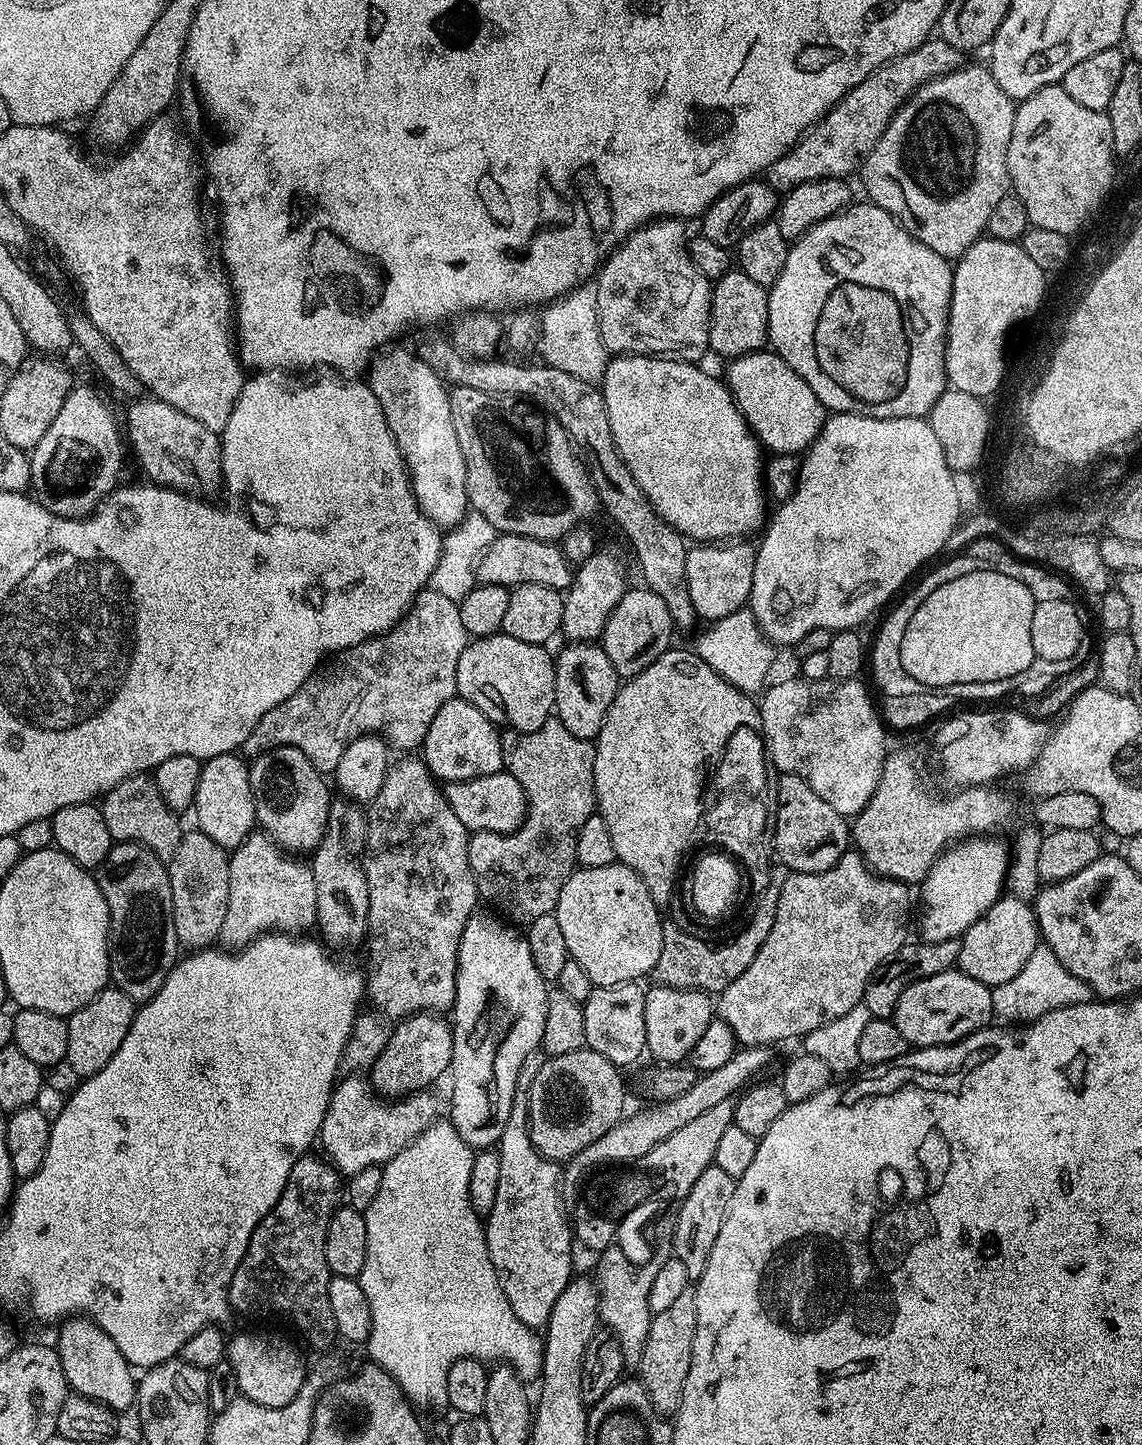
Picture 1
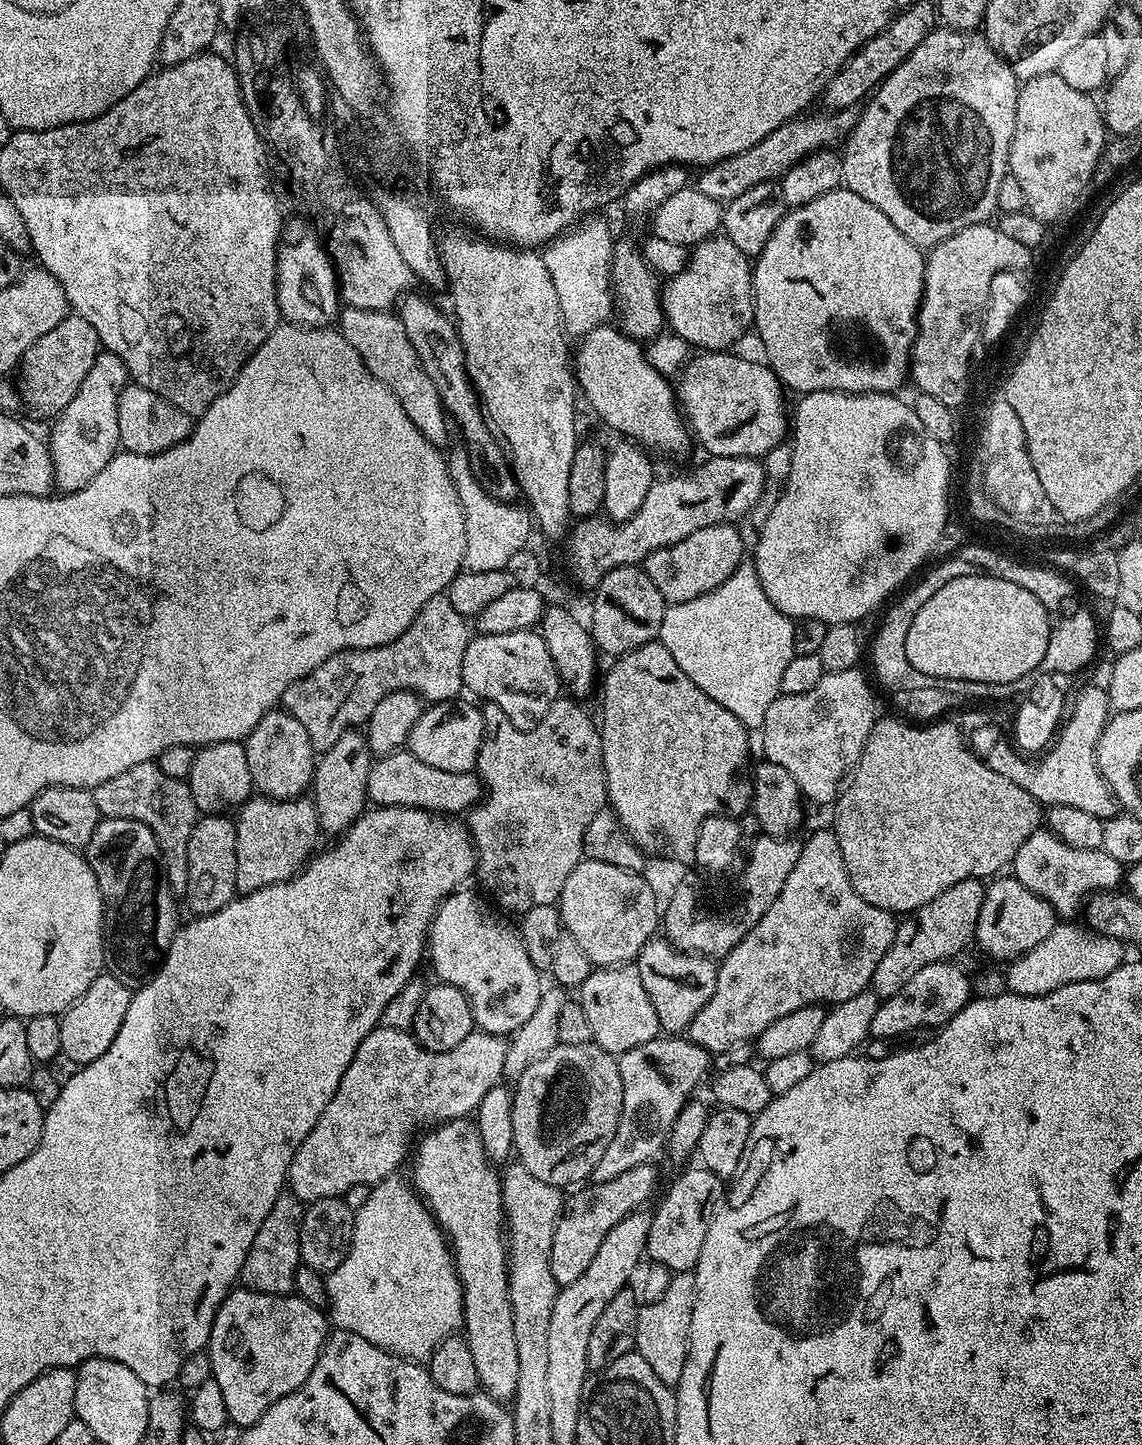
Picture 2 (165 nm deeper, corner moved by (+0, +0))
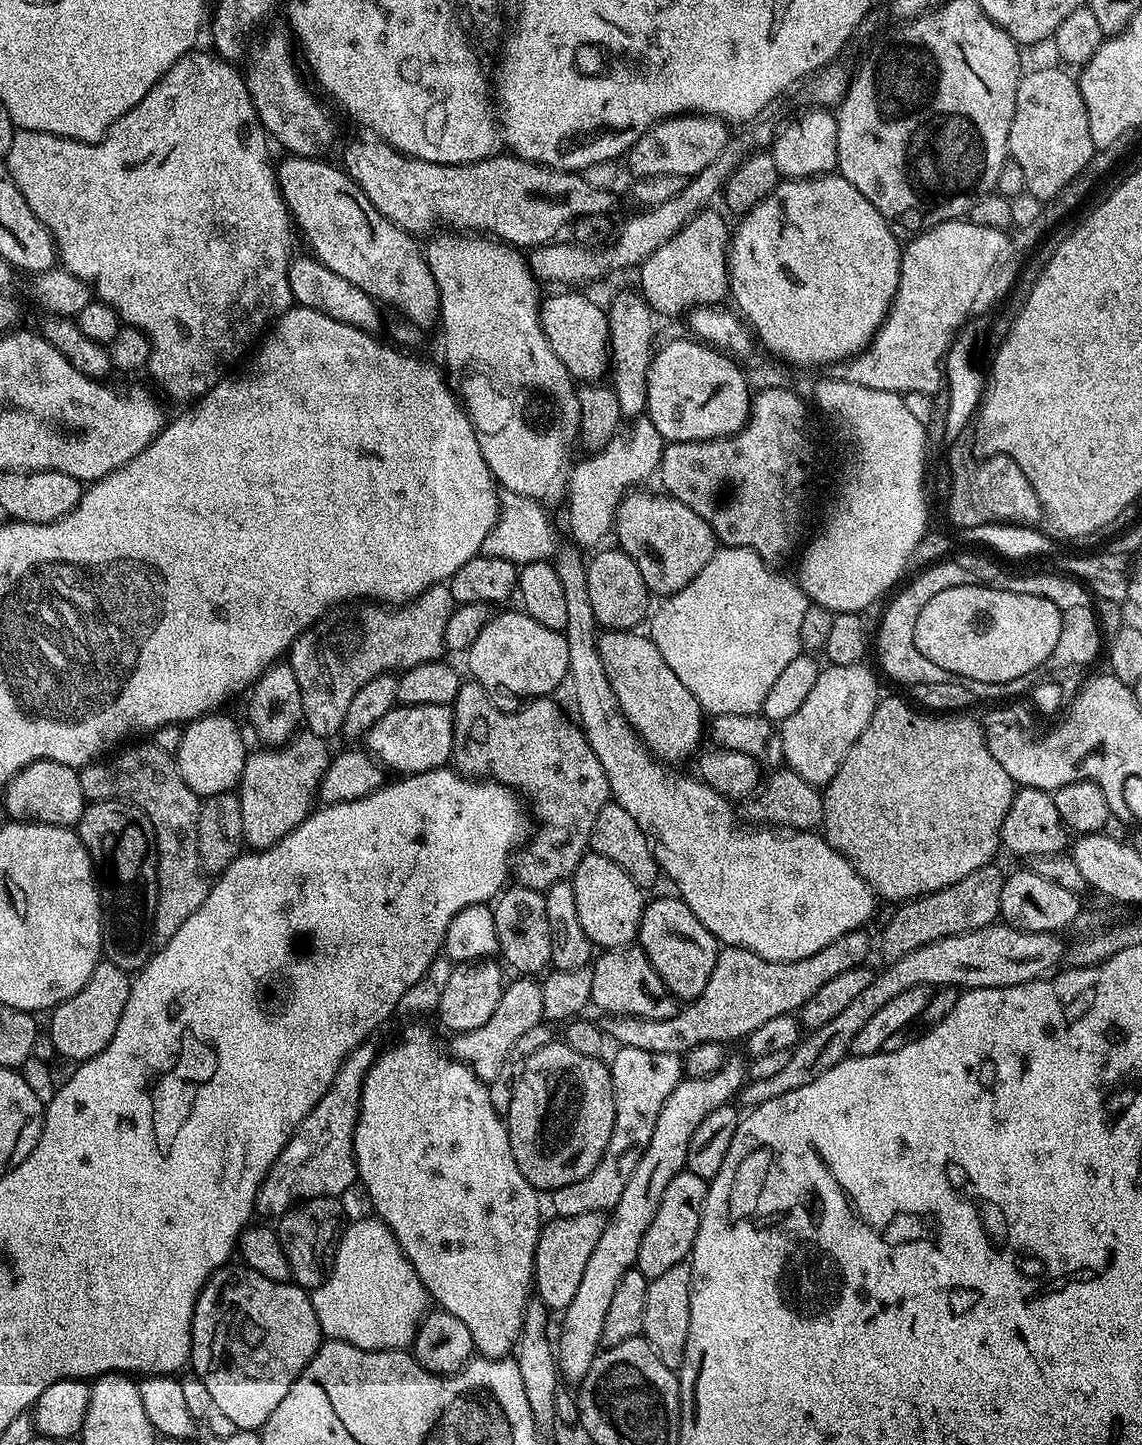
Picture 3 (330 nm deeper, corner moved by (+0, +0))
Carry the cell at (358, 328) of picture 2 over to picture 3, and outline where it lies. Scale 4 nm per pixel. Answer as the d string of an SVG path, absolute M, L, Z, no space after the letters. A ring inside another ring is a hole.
M297 255L288 267L290 290L293 301L301 308L313 308L326 318L334 318L334 322L346 322L346 326L354 326L363 332L379 333L381 305L368 296L354 282L346 282L342 274L334 274L325 264L311 255Z

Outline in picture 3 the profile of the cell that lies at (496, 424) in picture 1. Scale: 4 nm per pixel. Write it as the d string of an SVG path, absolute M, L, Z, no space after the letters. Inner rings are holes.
M311 156L283 157L285 160L275 165L276 181L284 195L284 204L288 215L292 217L295 227L304 235L309 244L311 255L325 264L334 274L342 274L346 282L354 282L364 293L381 305L393 304L405 321L425 330L437 323L440 314L440 291L434 274L428 265L428 258L422 244L413 233L402 230L390 218L374 210L374 202L366 198L364 191L355 184L343 167L327 164L324 158Z

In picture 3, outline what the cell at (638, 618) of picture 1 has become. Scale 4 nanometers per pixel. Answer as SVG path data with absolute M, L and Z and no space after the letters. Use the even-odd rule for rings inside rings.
M611 547L600 550L605 550L605 552L597 551L595 553L597 556L587 561L586 586L590 594L590 606L594 606L594 618L601 629L627 628L632 630L640 626L643 620L645 623L649 615L650 593L642 578L642 570L638 570L634 558L621 552L619 547Z

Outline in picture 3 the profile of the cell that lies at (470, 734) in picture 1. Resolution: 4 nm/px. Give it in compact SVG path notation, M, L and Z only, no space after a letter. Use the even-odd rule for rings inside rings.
M400 704L397 707L391 708L385 716L378 718L378 722L374 722L374 726L368 732L366 737L367 751L377 760L382 766L385 766L389 771L396 770L398 774L415 774L417 772L429 772L435 768L445 767L452 759L452 747L454 746L454 714L451 707L446 704Z

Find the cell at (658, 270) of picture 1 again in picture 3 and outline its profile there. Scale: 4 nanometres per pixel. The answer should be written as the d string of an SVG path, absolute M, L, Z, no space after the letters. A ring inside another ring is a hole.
M685 114L682 116L669 116L666 120L660 120L652 127L647 128L642 136L628 149L626 153L626 168L633 177L657 176L658 174L678 174L685 178L697 176L718 154L722 154L722 146L726 146L730 135L729 125L725 121L719 120L717 116L702 116L699 114Z

